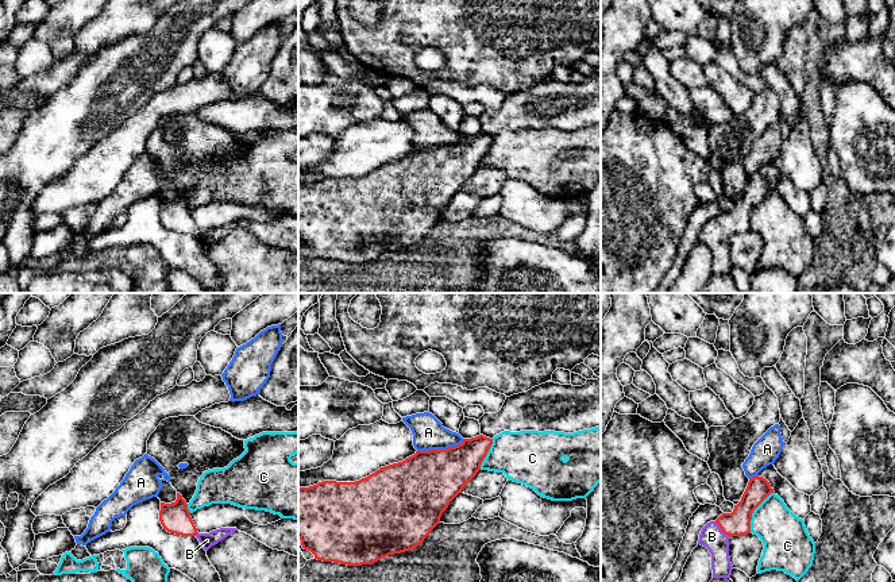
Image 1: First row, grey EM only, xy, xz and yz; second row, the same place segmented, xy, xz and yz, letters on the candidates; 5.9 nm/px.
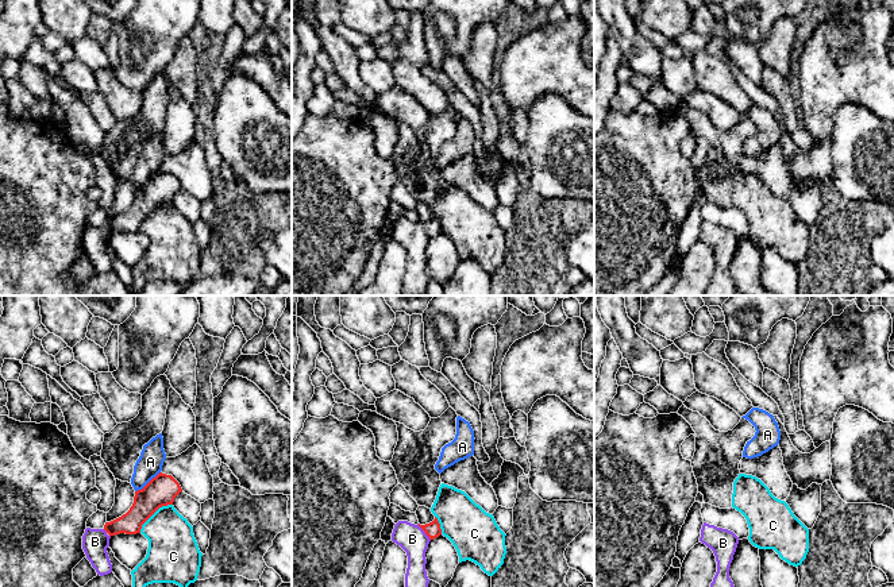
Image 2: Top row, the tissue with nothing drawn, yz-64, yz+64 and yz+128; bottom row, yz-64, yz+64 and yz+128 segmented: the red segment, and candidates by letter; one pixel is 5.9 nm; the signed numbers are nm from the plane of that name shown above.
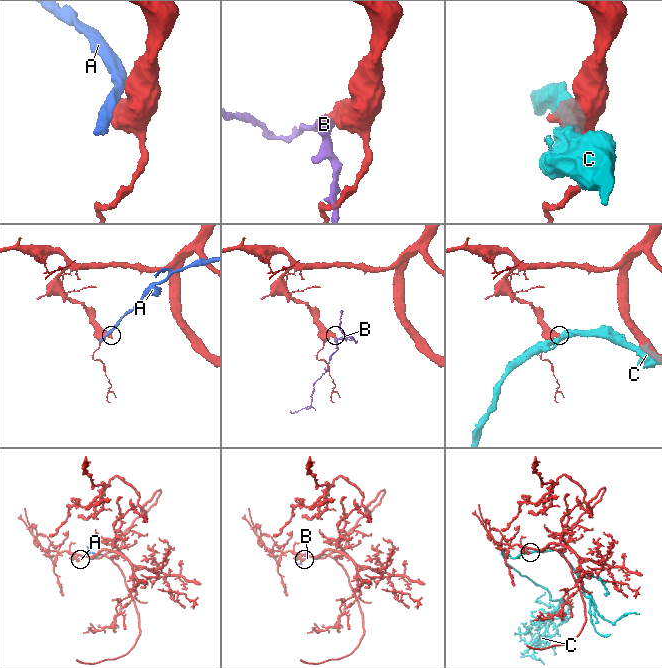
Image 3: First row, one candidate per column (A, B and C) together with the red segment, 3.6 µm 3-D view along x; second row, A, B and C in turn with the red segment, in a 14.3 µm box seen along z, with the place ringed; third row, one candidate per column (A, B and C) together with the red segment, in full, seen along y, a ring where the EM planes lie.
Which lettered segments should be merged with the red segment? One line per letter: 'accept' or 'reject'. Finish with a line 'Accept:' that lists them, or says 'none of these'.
A: reject
B: accept
C: reject
Accept: B

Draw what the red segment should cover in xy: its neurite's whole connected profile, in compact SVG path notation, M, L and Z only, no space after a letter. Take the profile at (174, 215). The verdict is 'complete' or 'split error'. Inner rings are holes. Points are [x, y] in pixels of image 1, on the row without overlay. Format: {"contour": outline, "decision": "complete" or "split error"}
{"contour": "M180 190L177 197L171 201L161 200L159 219L170 231L181 234L196 234L197 226L190 215L186 199Z", "decision": "complete"}

